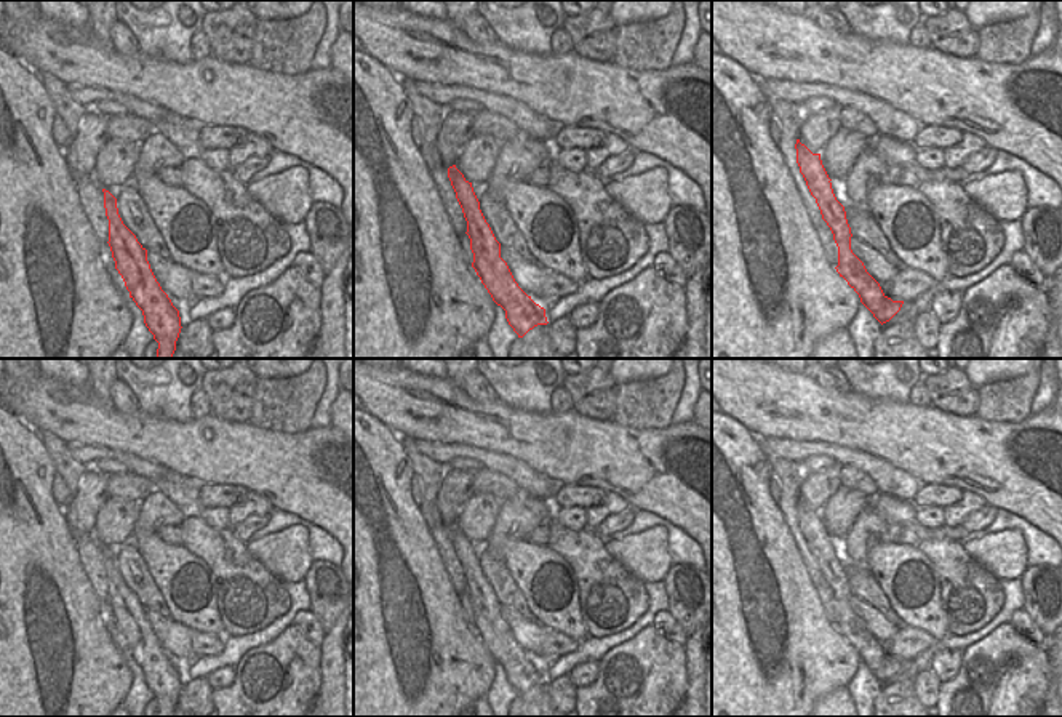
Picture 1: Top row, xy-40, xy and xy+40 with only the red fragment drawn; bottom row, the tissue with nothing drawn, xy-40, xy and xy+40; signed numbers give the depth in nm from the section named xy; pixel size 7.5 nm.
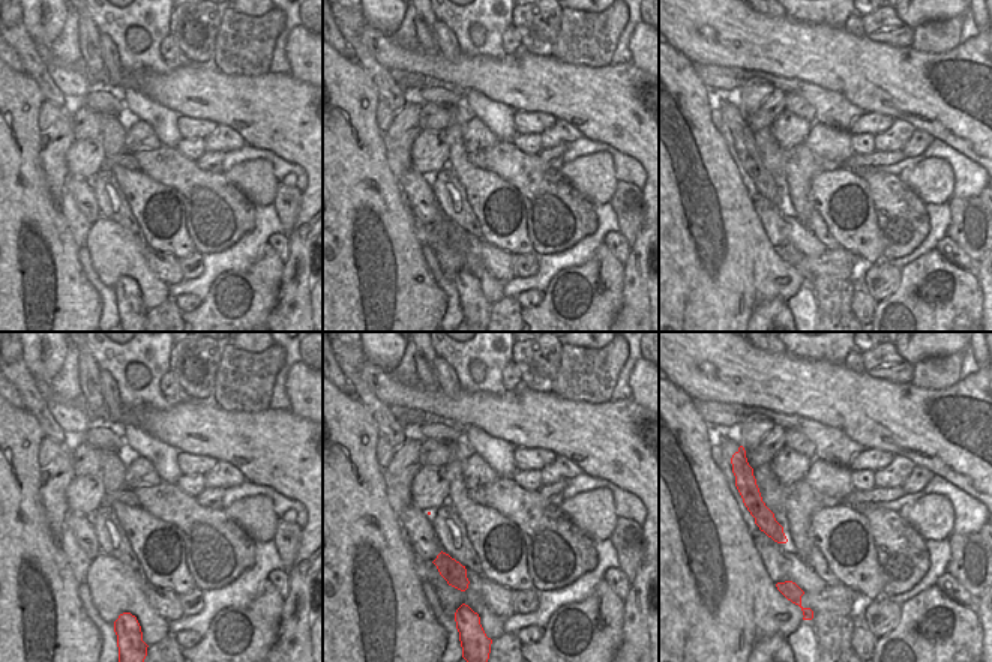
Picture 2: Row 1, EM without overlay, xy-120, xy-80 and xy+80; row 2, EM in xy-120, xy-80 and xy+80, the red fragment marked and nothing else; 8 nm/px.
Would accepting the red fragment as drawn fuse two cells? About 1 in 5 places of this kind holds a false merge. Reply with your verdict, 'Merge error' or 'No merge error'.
Merge error

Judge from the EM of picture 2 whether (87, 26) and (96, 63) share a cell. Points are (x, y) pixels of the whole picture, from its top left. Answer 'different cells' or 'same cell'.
same cell

